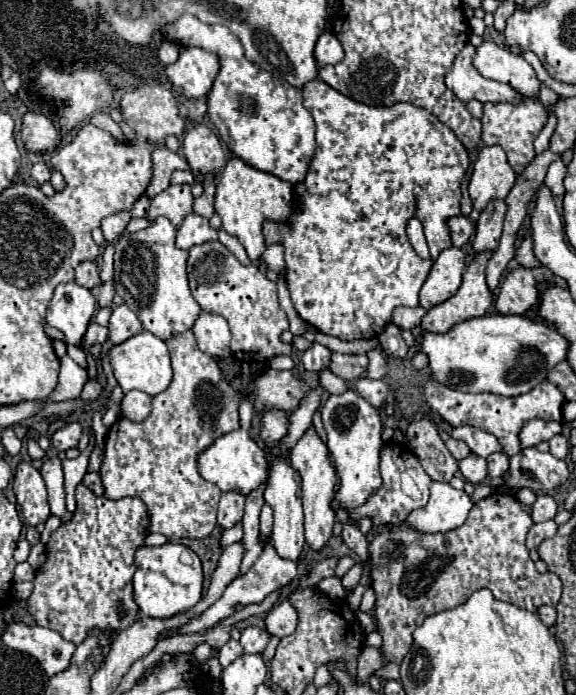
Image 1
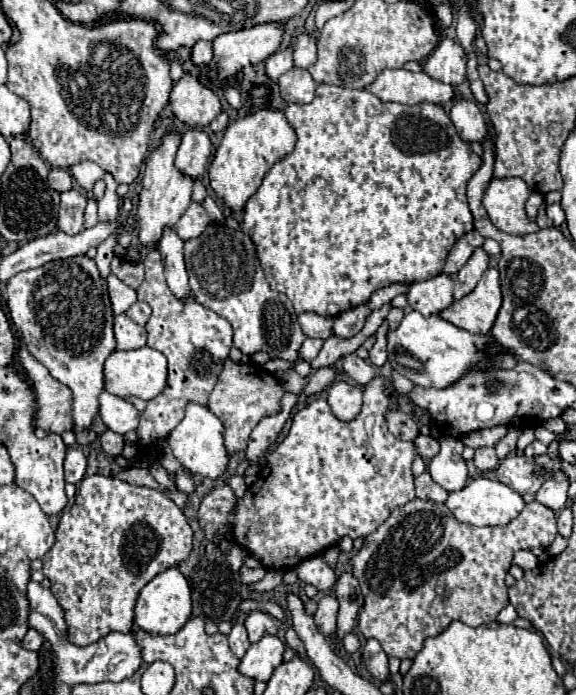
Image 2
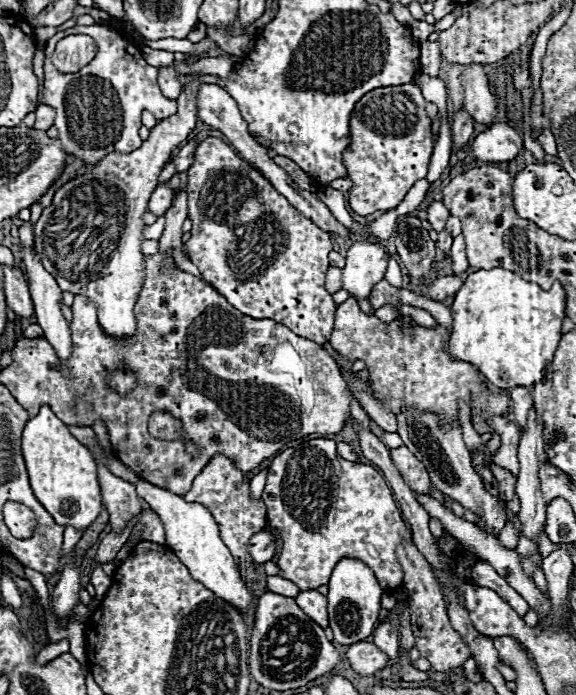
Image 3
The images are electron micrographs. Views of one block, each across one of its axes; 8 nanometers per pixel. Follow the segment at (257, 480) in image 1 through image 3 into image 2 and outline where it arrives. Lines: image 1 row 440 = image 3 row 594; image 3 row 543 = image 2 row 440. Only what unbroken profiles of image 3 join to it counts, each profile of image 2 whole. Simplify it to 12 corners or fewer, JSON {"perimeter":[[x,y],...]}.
{"perimeter":[[190,402],[168,434],[192,474],[218,478],[226,466],[224,426]]}

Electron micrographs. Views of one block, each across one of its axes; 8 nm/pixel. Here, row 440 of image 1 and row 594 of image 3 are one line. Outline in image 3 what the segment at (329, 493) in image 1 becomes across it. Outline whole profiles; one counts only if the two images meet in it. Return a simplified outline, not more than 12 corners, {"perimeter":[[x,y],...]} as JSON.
{"perimeter":[[300,590],[296,602],[328,628],[326,596],[318,590]]}

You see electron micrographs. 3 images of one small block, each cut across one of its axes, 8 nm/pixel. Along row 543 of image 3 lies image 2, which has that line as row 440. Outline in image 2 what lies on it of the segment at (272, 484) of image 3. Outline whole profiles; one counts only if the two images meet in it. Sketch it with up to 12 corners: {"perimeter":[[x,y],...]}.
{"perimeter":[[374,378],[358,424],[292,416],[242,498],[198,522],[266,568],[366,538],[414,498]]}

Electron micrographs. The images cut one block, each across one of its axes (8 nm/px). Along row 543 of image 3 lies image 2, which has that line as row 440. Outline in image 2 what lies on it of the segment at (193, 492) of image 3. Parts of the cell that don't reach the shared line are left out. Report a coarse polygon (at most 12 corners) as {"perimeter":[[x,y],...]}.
{"perimeter":[[224,362],[208,408],[228,456],[246,450],[284,390],[262,366]]}

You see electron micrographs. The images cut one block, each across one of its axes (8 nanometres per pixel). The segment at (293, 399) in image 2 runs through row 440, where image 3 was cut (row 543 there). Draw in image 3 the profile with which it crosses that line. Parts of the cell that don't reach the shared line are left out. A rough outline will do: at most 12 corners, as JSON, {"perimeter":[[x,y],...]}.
{"perimeter":[[270,530],[254,534],[248,552],[254,564],[272,560],[276,536]]}

